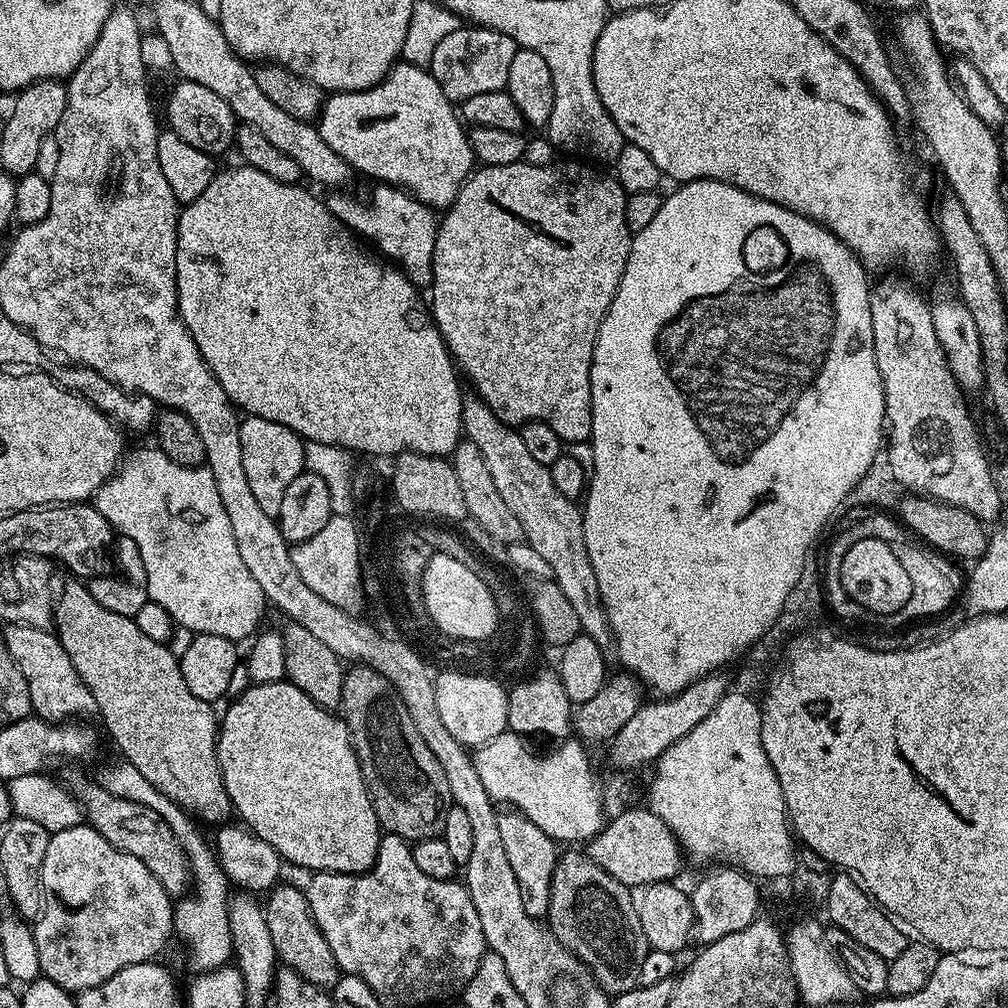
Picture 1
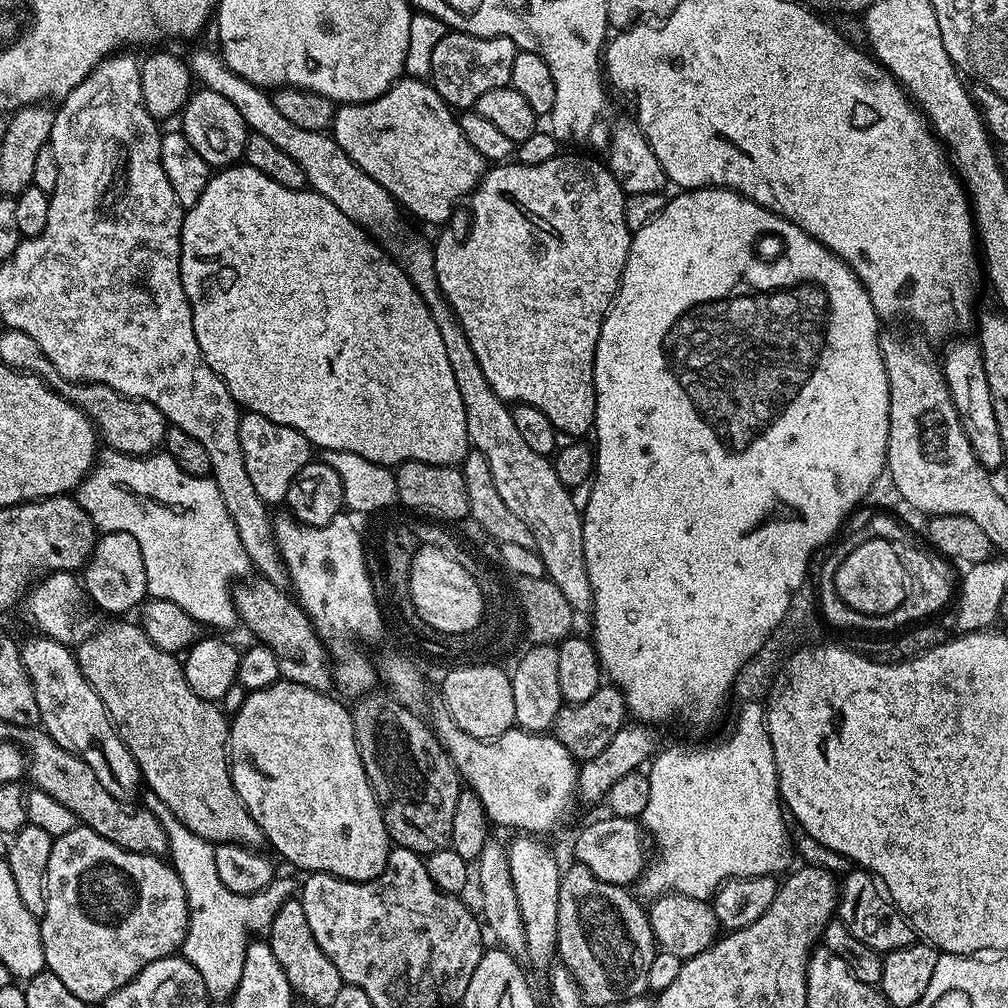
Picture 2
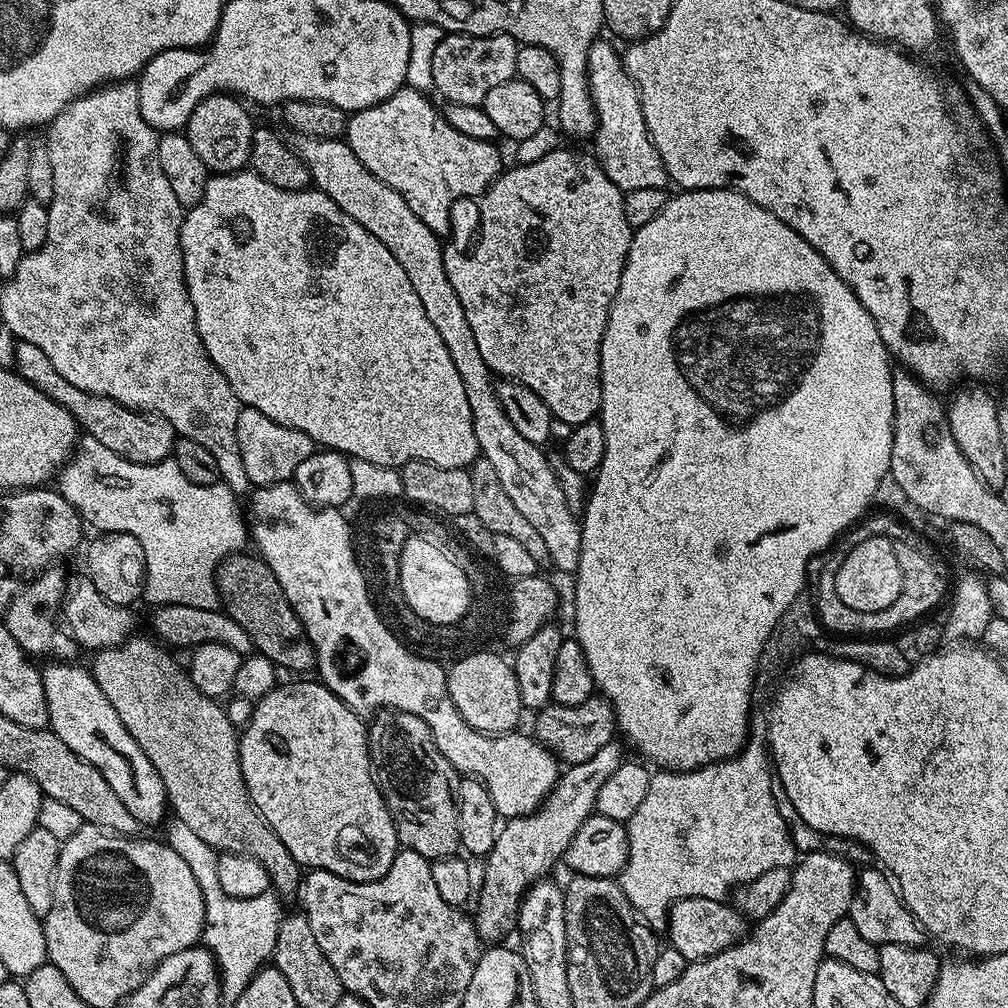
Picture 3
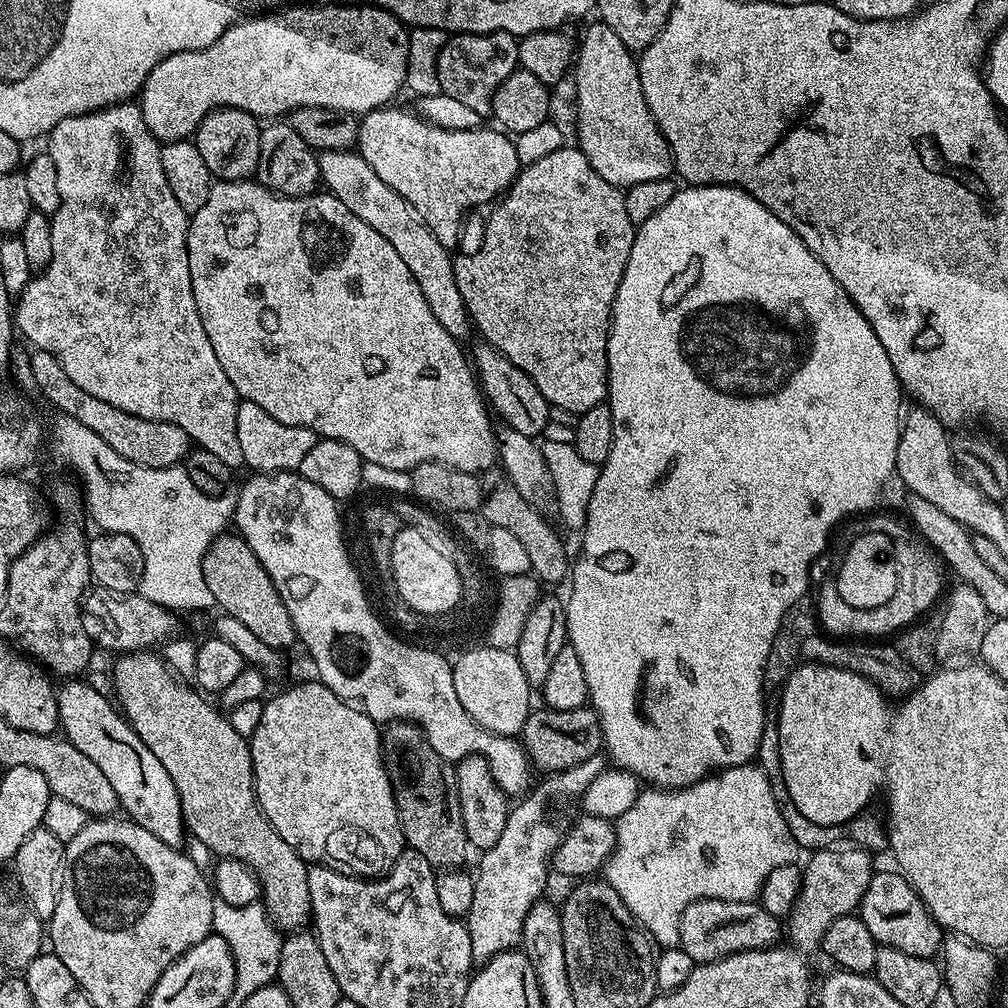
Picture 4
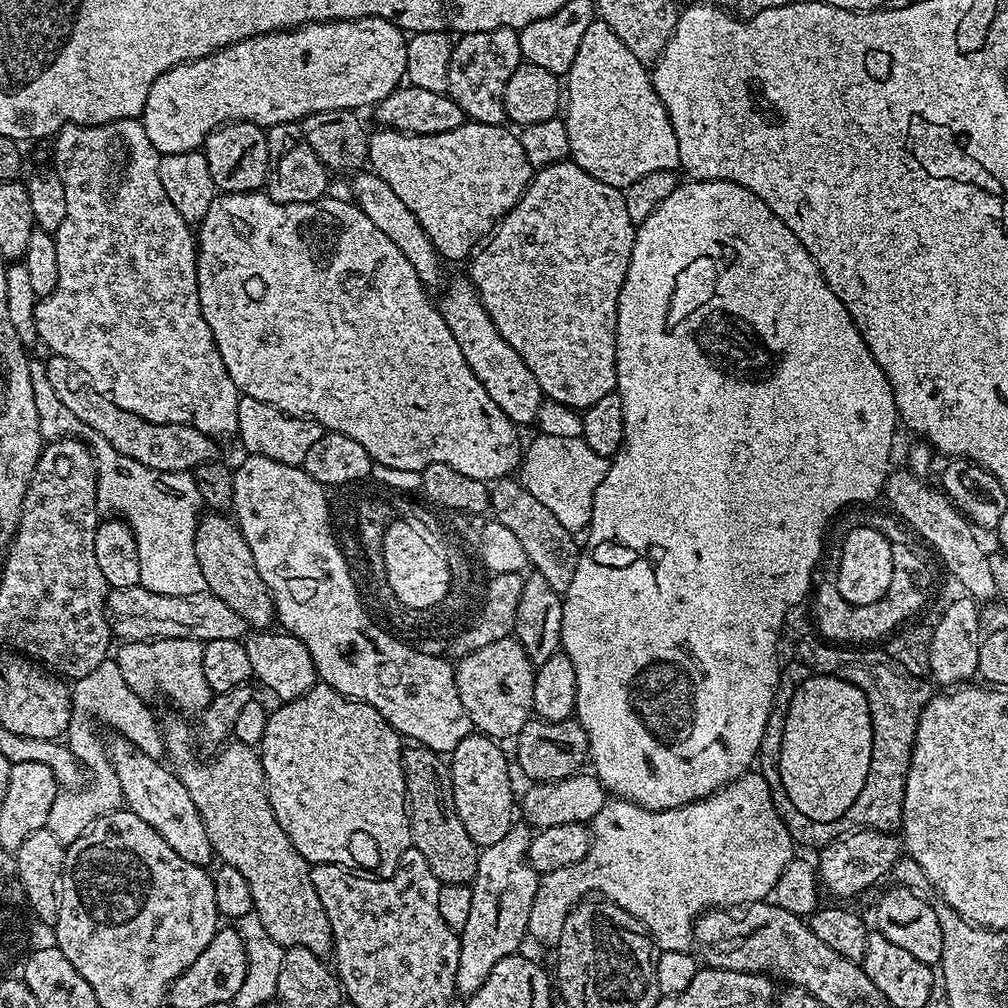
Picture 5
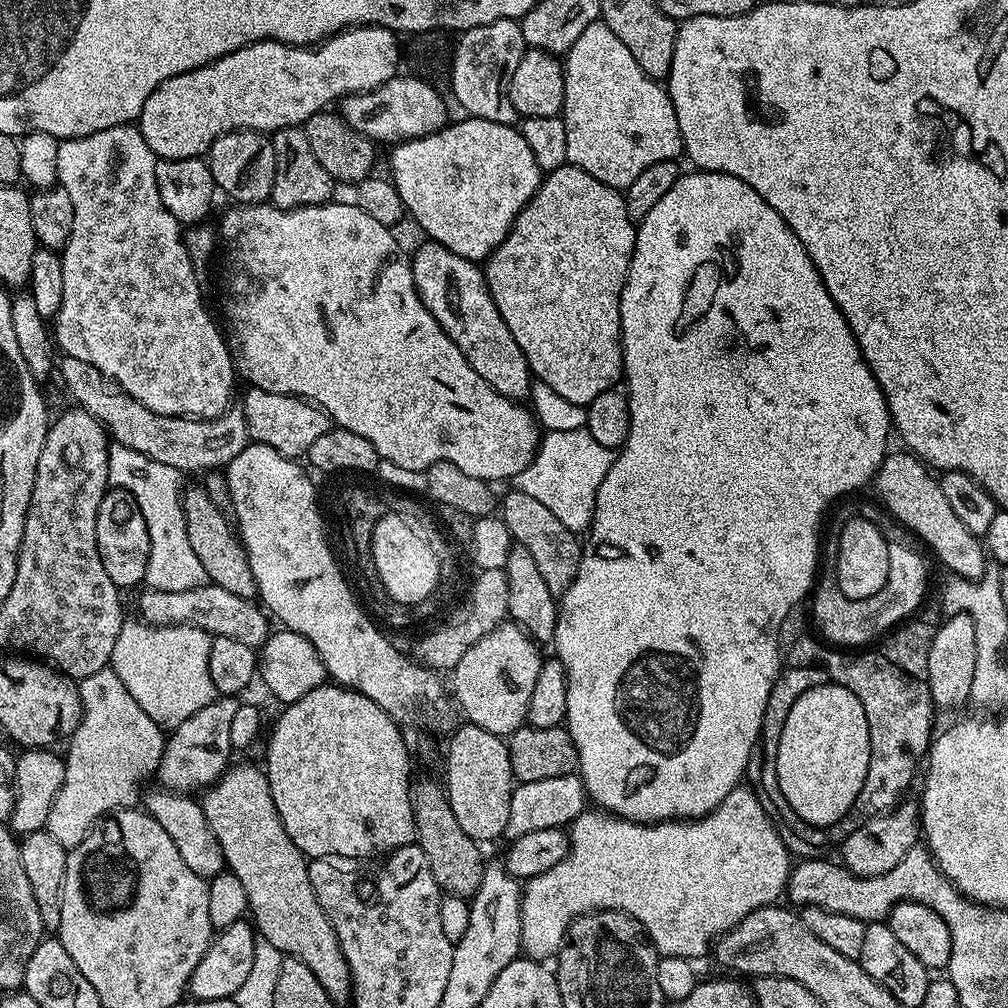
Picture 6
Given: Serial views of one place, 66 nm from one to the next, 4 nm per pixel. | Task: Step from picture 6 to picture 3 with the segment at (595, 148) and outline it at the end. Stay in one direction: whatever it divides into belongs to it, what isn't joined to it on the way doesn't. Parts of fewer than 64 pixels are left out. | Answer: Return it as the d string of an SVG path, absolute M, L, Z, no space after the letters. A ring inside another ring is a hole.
M597 38L590 46L588 51L588 86L592 101L596 107L596 135L594 143L594 155L600 161L600 168L618 186L623 193L630 190L642 190L645 186L654 186L655 188L668 188L670 181L668 171L646 130L646 118L642 114L642 102L636 89L636 84L630 78L630 74L624 68L624 62L621 53L616 52L616 48L611 44L611 39Z

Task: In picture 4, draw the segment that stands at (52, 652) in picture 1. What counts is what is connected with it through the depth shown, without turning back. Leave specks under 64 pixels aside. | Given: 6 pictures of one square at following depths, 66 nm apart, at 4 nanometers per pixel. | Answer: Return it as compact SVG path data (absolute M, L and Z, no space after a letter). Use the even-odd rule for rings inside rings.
M80 678L69 679L61 683L64 685L59 685L56 693L60 711L59 727L63 735L75 748L82 750L82 754L86 754L86 758L90 758L90 762L102 770L102 774L106 774L110 786L114 786L117 805L128 811L125 812L127 819L150 830L154 838L162 838L166 846L180 848L186 840L186 823L180 795L174 780L170 774L166 774L166 766L162 766L162 762L150 754L150 746L142 742L139 734L118 711L117 705L82 681Z

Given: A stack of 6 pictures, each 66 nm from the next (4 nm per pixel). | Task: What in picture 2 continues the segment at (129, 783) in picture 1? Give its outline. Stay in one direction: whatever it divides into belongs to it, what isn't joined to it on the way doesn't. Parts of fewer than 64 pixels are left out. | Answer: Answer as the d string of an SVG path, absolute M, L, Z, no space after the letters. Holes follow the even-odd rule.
M149 795L147 799L147 808L159 818L166 830L170 863L182 878L182 886L186 890L186 898L188 899L188 933L180 947L181 955L185 960L191 962L199 974L202 975L209 997L213 1001L229 1001L233 993L236 992L238 982L242 978L245 950L250 943L248 932L256 932L252 934L267 933L268 927L274 922L274 914L278 914L280 907L297 891L297 881L295 884L292 880L273 878L259 894L253 897L239 896L234 894L234 890L226 890L226 886L222 886L222 878L218 878L218 870L214 863L216 845L210 843L206 838L198 838L198 834L194 834L194 830L182 826L182 822L178 822L178 818L174 818L174 814L170 810L170 806L166 806L166 802L162 802L153 795Z

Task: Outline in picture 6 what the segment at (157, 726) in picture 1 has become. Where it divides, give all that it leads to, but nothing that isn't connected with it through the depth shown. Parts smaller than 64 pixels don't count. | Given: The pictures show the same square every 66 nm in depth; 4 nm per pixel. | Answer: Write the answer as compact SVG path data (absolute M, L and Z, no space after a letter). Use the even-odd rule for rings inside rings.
M233 763L203 796L204 800L199 801L199 806L204 811L206 822L210 822L210 830L214 830L214 838L218 838L218 846L222 846L227 871L233 872L246 890L248 912L257 933L266 942L276 946L284 956L293 956L298 958L298 962L306 962L314 978L322 982L322 990L326 990L333 1005L349 1003L352 995L350 966L342 954L334 926L314 894L314 886L310 886L308 860L298 846L294 846L290 834L286 834L286 826L282 826L278 806L274 806L274 798L270 794L267 771L263 767L255 768L252 764Z

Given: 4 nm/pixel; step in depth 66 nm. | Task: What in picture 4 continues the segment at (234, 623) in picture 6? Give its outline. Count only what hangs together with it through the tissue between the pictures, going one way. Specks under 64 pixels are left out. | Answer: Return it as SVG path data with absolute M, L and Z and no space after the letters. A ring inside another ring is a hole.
M96 586L85 596L82 612L86 617L89 636L94 638L99 647L101 644L102 647L116 652L115 654L152 650L157 647L156 643L159 645L167 642L177 635L177 613L163 604L150 602L150 598L139 594L111 592Z

